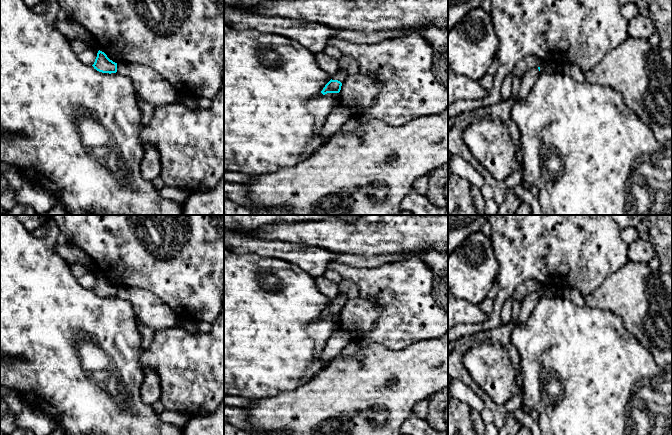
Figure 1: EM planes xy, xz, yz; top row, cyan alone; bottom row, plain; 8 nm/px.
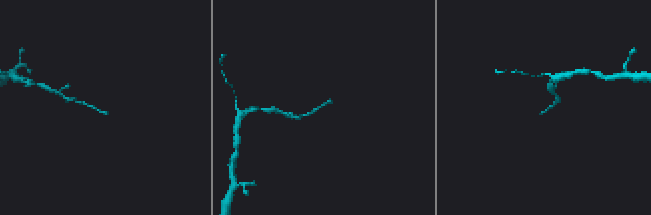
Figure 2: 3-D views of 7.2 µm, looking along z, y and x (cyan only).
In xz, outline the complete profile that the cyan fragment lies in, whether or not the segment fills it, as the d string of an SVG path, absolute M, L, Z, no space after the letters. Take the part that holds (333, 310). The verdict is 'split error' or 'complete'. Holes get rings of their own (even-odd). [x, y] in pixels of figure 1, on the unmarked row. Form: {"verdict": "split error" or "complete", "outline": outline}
{"verdict": "split error", "outline": "M338 294L331 301L331 304L325 309L321 317L323 319L327 317L339 317L341 314L342 307L346 302L347 302L347 297L343 294Z"}

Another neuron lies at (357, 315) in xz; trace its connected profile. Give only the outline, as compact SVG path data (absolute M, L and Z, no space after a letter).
M356 297L347 300L341 310L342 329L359 333L370 330L378 316L380 307L373 300Z

